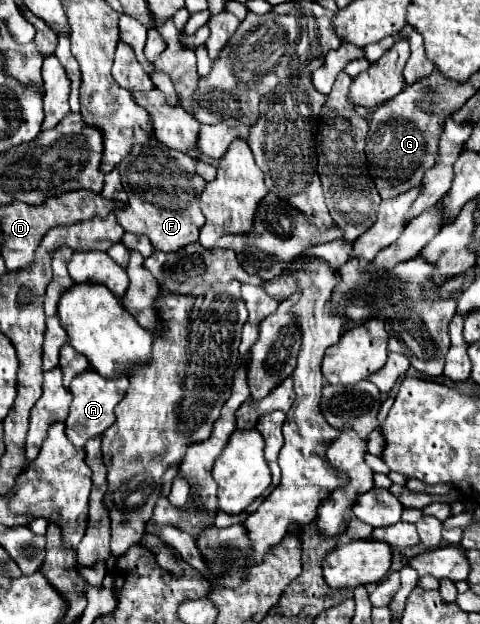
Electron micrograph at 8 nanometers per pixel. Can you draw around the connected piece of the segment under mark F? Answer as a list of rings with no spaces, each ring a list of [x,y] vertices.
[[[150,138],[146,144],[134,144],[130,154],[118,164],[122,186],[128,194],[128,204],[124,210],[116,210],[116,218],[126,232],[148,236],[152,246],[162,252],[180,250],[197,242],[205,217],[200,210],[200,194],[206,180],[196,172],[186,172],[184,168],[196,168],[196,158],[178,152],[158,138]]]

